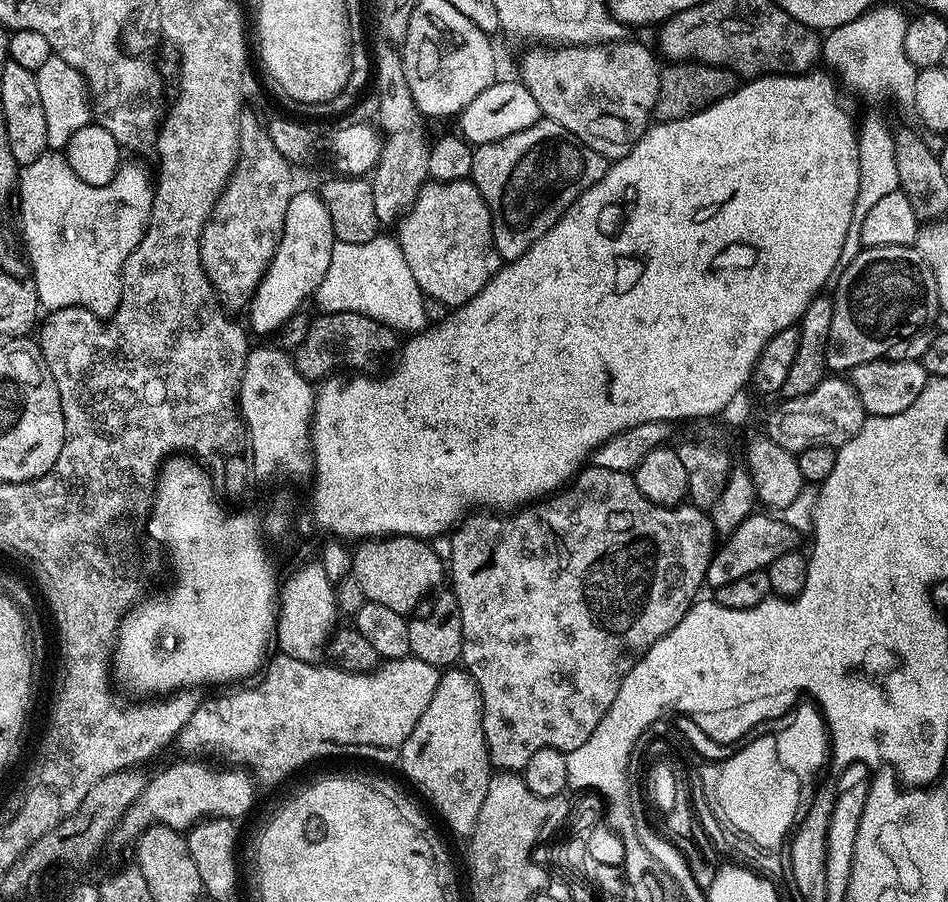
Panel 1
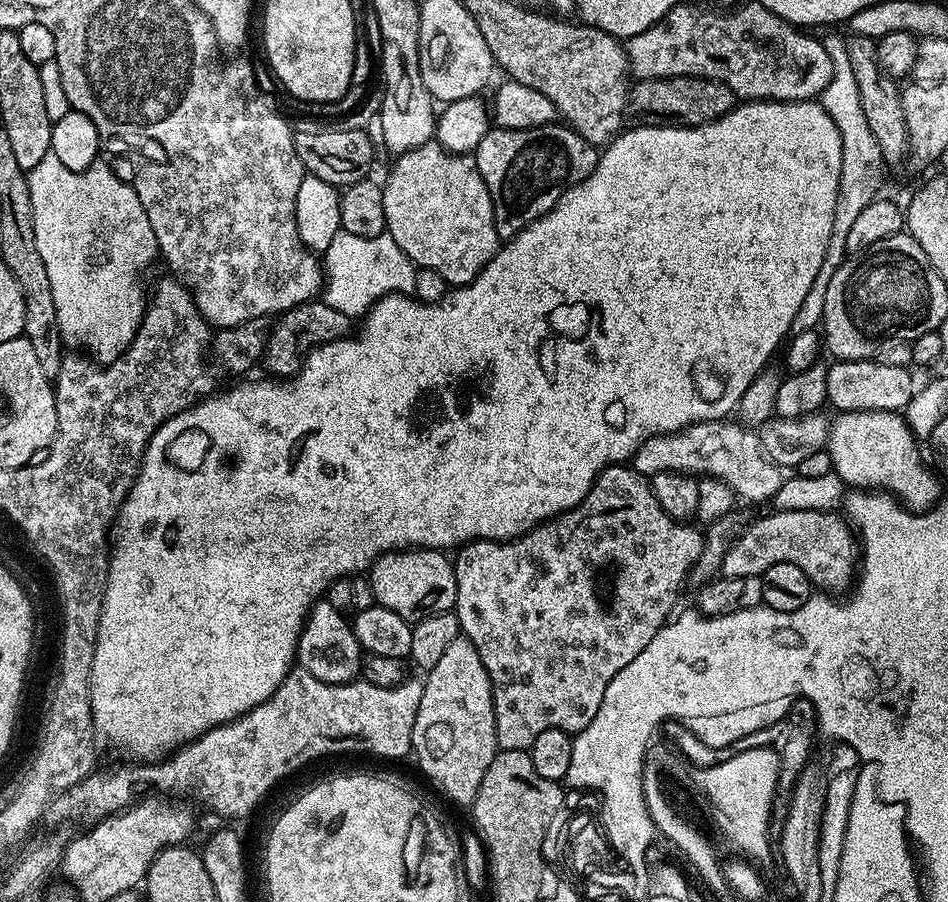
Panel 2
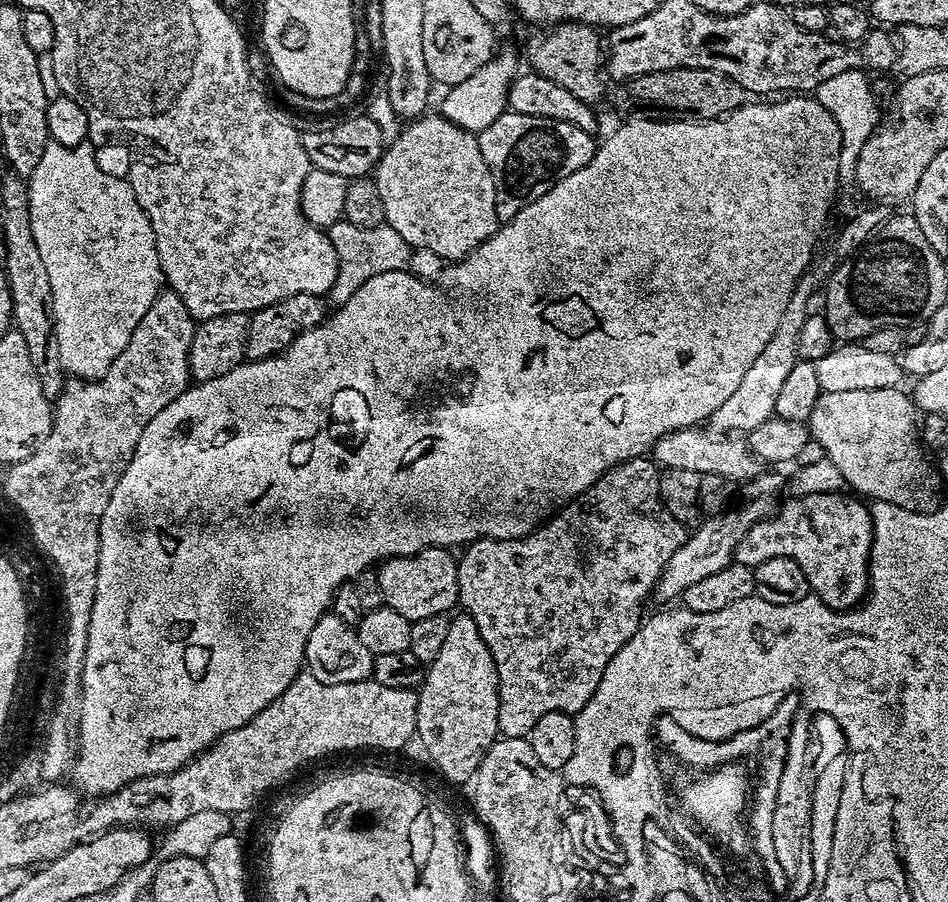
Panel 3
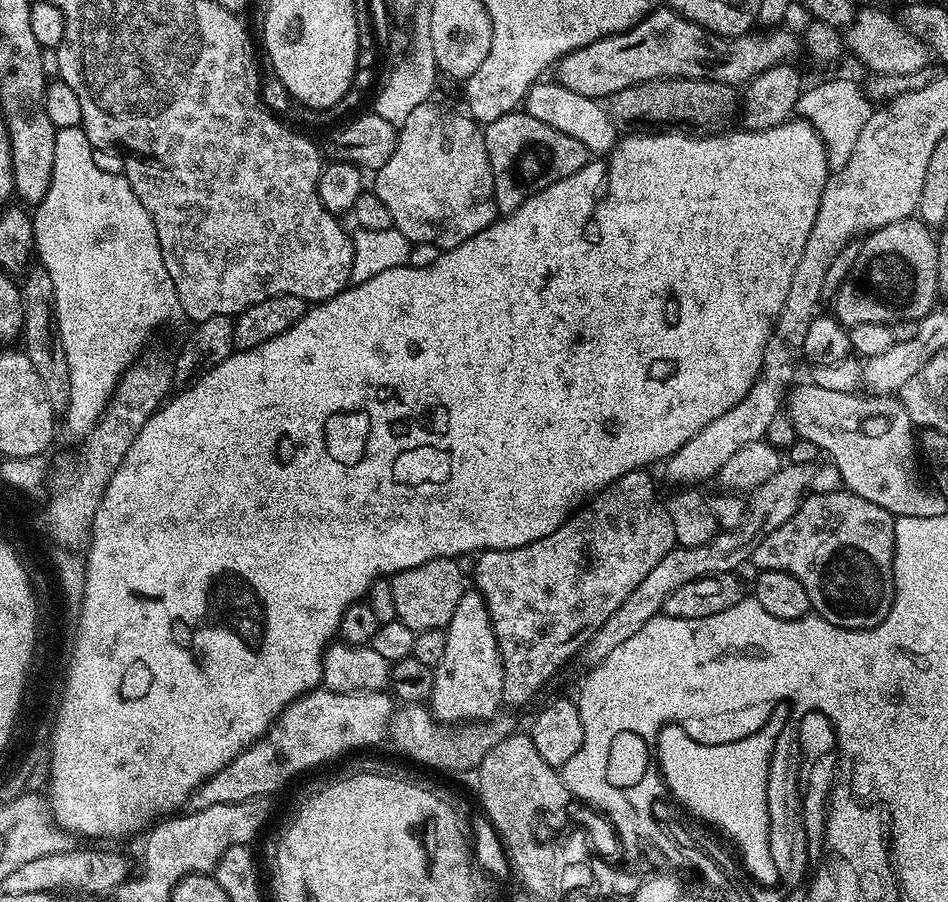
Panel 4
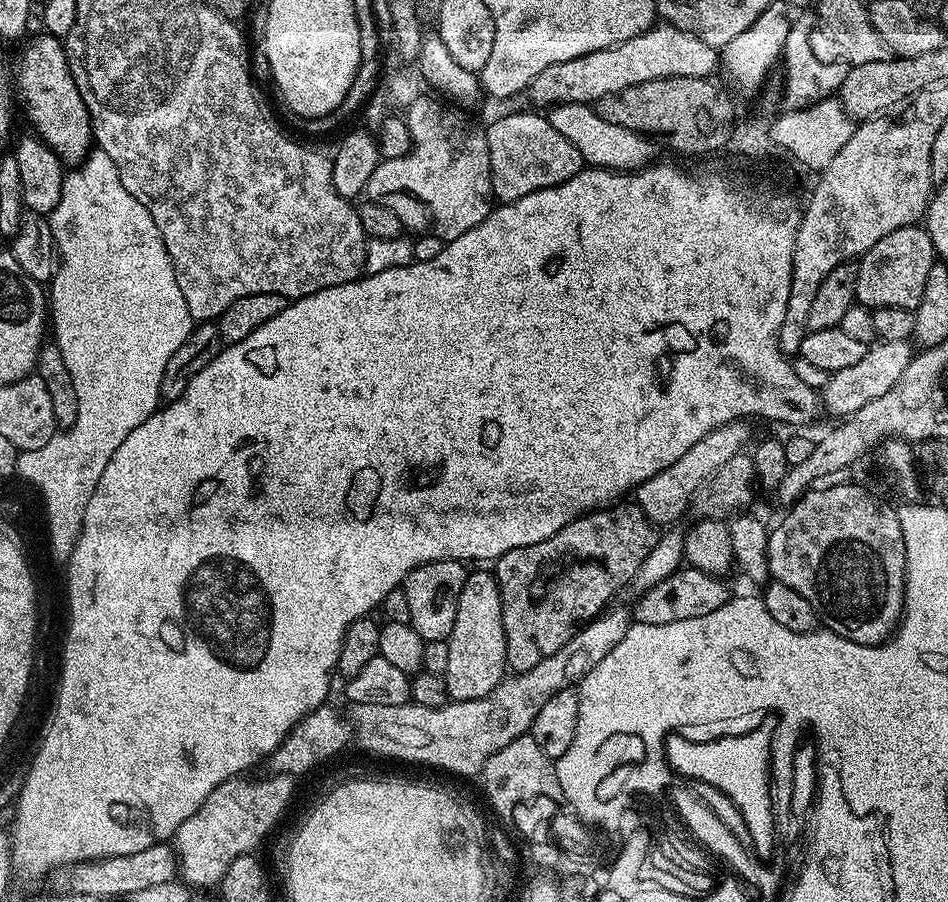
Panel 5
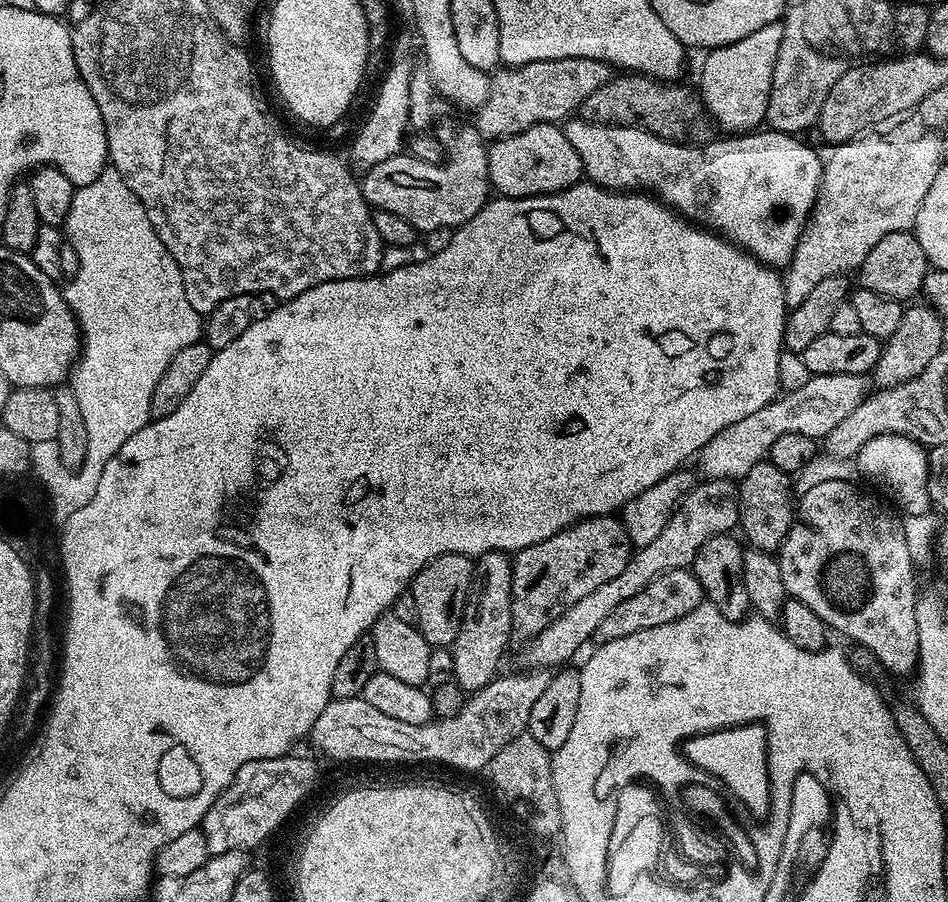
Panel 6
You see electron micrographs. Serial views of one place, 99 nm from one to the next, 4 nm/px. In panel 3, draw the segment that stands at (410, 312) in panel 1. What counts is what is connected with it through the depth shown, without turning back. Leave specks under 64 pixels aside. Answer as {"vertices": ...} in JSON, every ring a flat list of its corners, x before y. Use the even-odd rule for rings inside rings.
{"vertices":[[342,218,327,229,327,234,339,258,338,276,328,296,338,306,347,302,358,287,370,278,382,273,403,271,412,251,411,245,386,222,374,228,360,228]]}

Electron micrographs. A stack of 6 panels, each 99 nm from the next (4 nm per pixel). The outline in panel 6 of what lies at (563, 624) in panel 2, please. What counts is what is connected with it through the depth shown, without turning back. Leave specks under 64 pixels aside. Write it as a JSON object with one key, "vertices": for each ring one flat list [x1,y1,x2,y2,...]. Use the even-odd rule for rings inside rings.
{"vertices":[[615,515,591,516,588,520,580,520,563,528,558,534,546,538,546,542,538,542,534,546,526,546,521,552,511,557,512,562,512,635,518,641,527,642,534,639,546,626,550,626,559,616,564,616,574,602,586,598,593,590,598,590,610,578,622,574,626,570,626,562,630,562,634,549,624,529,623,519]]}

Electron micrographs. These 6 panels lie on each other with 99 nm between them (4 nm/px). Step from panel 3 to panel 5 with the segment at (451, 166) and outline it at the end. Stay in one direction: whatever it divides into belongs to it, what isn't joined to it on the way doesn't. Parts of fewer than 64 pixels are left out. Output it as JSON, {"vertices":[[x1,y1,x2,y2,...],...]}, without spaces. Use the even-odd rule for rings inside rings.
{"vertices":[[436,98,413,101,406,119,409,129,424,128,424,148,413,147,402,158,381,159,374,174,370,174,367,199,398,214,409,233,434,235,447,242,466,234,466,230,474,230,492,213,494,197,486,131,464,116,463,111]]}

